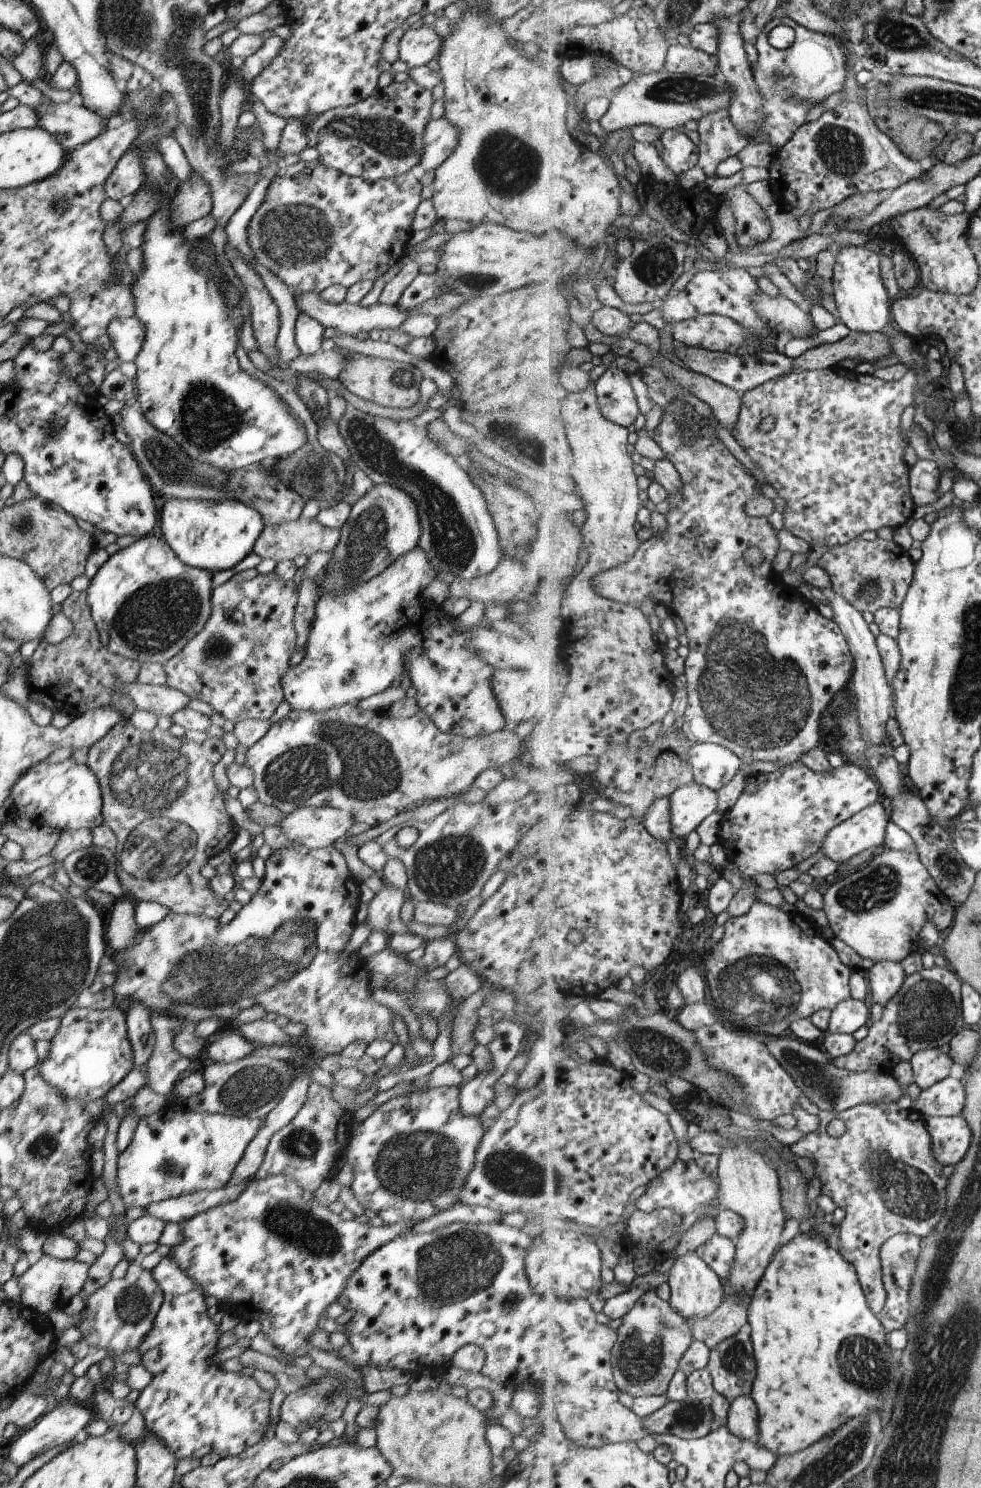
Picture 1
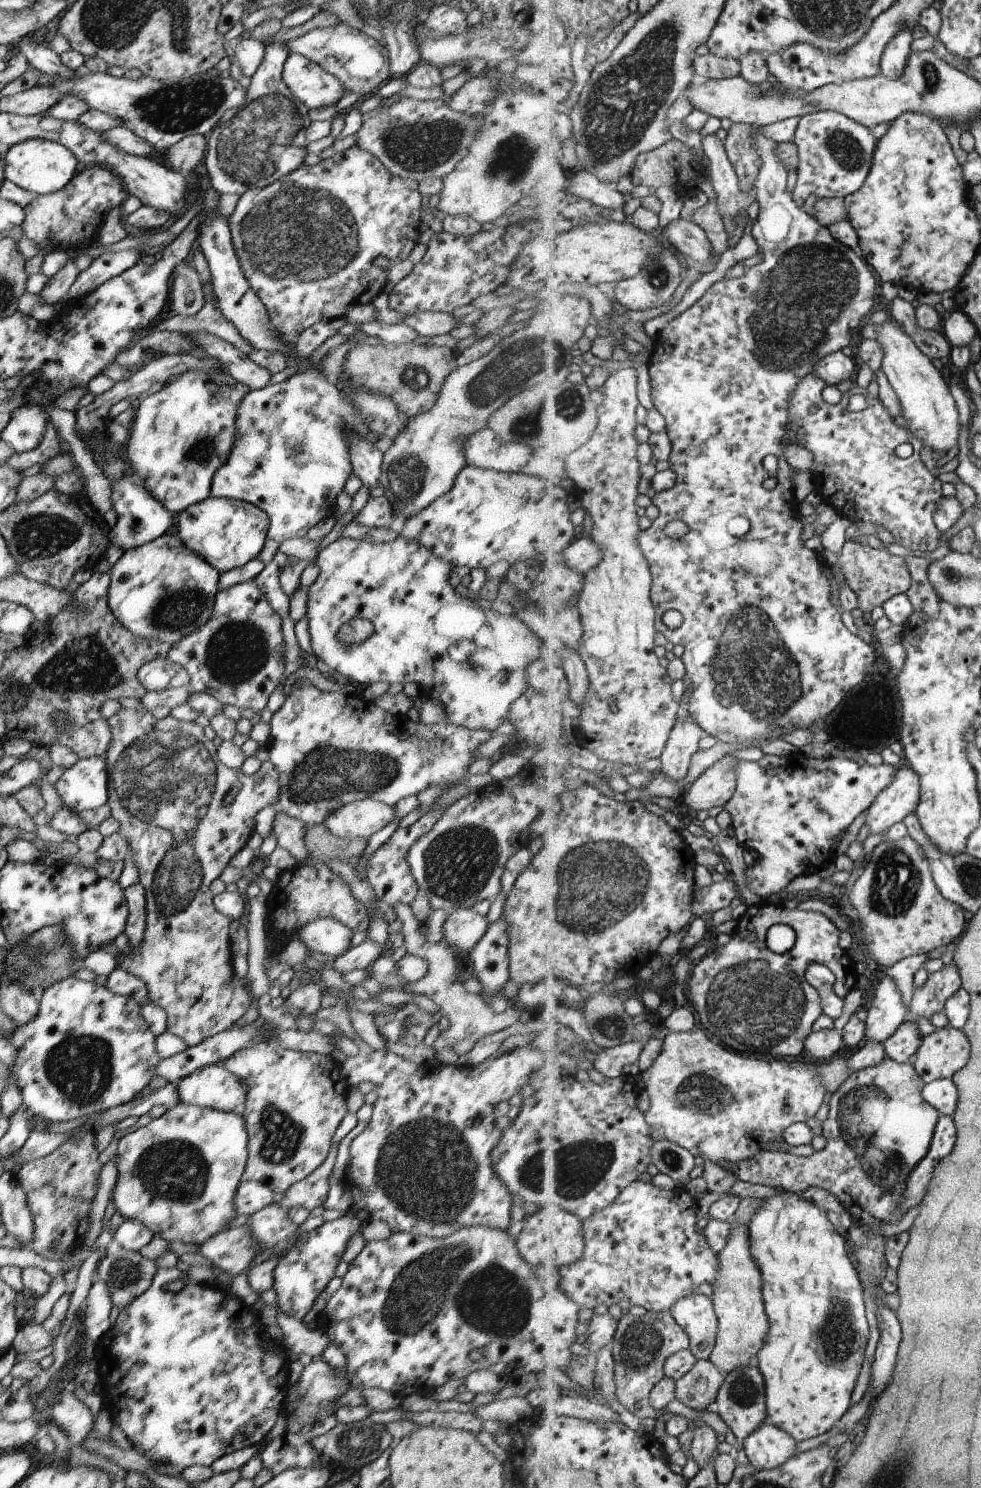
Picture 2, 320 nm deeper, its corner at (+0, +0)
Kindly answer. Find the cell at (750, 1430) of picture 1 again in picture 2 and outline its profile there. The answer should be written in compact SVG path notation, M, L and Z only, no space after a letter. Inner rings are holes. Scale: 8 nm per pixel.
M768 1421L747 1437L743 1449L755 1469L769 1470L784 1465L797 1454L797 1441Z

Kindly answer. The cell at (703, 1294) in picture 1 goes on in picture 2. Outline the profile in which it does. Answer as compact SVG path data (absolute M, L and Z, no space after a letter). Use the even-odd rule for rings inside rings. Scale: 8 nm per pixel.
M691 1295L676 1302L670 1310L690 1338L690 1349L698 1360L710 1360L716 1348L719 1318L712 1297Z

